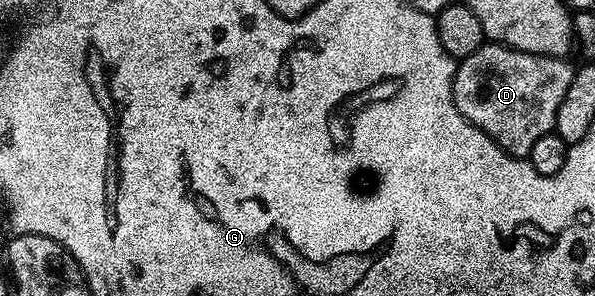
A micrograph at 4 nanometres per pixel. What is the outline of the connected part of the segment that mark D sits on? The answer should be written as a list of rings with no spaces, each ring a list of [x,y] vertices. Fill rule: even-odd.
[[[484,44],[473,52],[473,56],[462,59],[456,65],[453,80],[453,100],[465,116],[467,122],[472,122],[481,132],[485,132],[497,145],[512,158],[527,158],[533,144],[541,140],[541,136],[552,133],[557,120],[557,108],[561,108],[561,100],[569,84],[573,84],[576,67],[570,66],[566,57],[553,55],[530,54],[515,50],[511,46]]]

